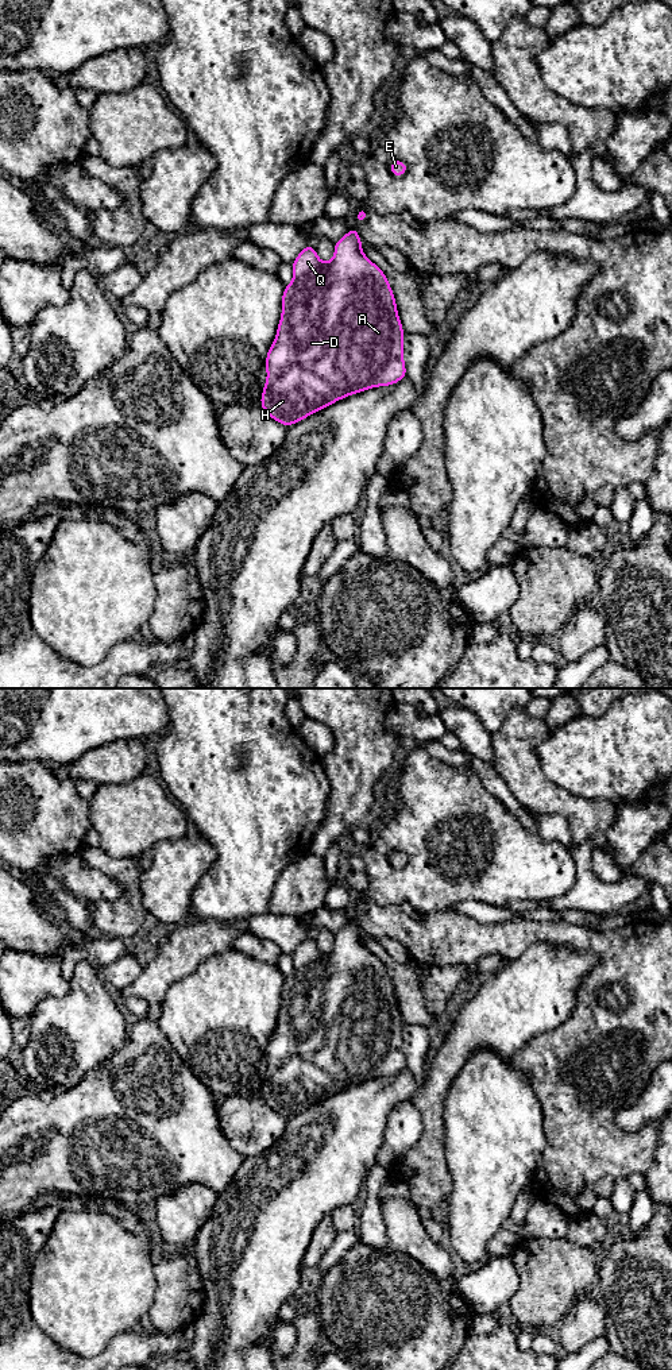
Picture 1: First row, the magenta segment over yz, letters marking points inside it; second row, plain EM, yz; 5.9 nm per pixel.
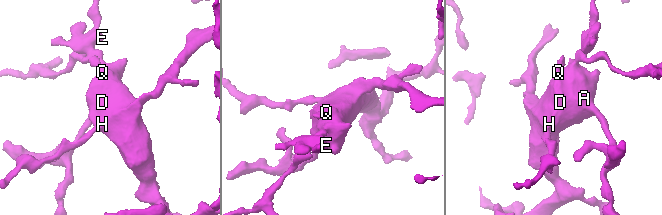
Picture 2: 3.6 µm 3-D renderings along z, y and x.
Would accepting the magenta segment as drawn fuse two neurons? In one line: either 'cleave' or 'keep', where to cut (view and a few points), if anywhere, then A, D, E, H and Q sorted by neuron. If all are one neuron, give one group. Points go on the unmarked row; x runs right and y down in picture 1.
keep; cut none; groups A D E H Q

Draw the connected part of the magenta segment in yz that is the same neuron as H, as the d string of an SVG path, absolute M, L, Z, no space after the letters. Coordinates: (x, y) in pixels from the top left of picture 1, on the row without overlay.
M354 918L335 934L329 954L320 952L312 934L291 954L294 970L282 985L282 1007L266 1047L267 1070L260 1089L263 1101L287 1119L351 1085L390 1077L406 1069L402 1037L405 1023L395 989L387 968L362 943L362 935Z

